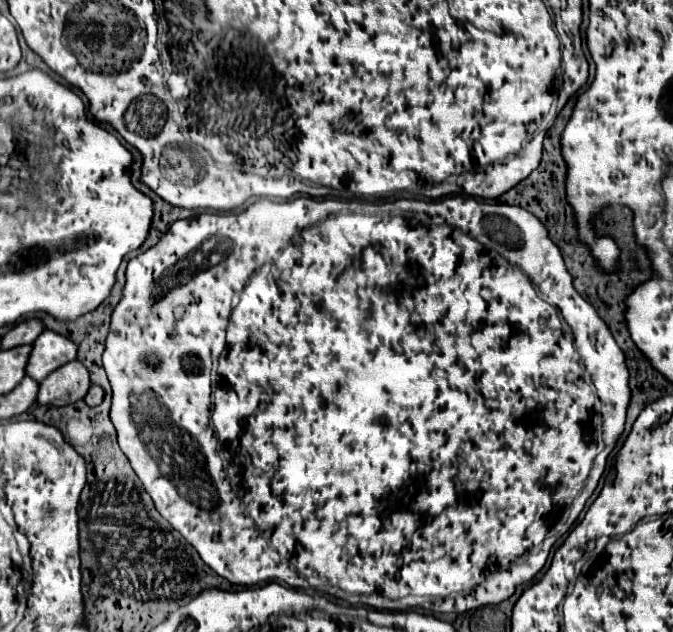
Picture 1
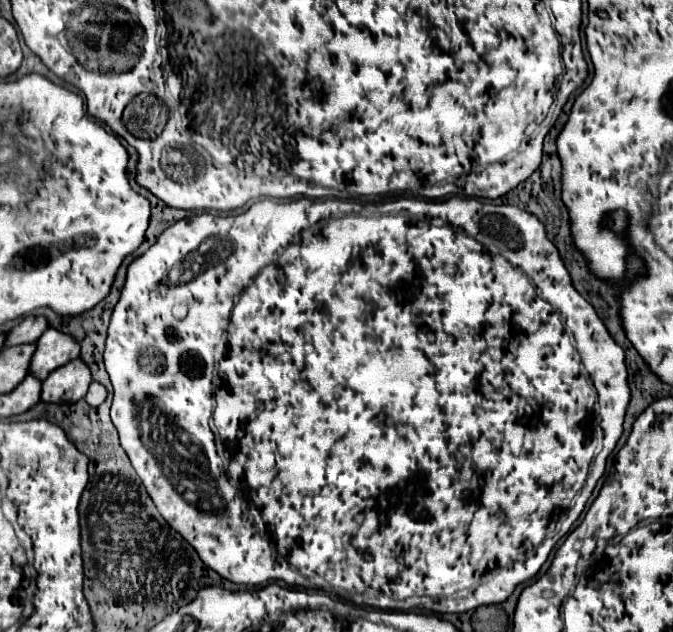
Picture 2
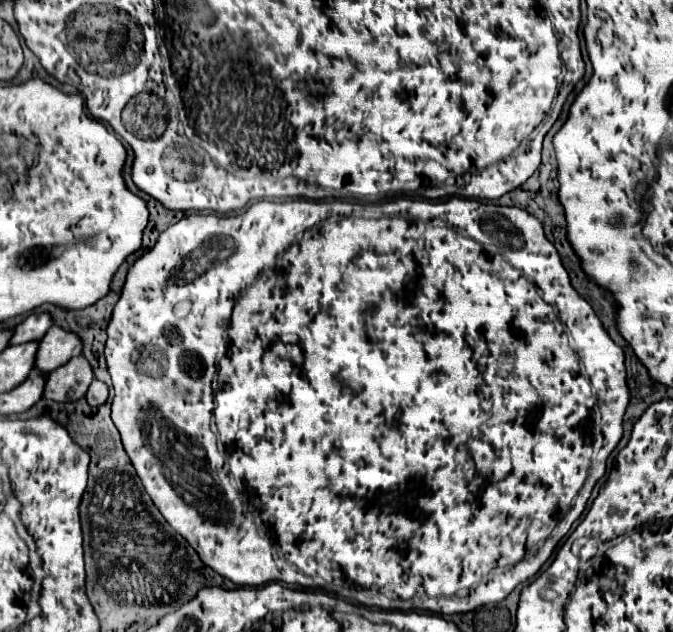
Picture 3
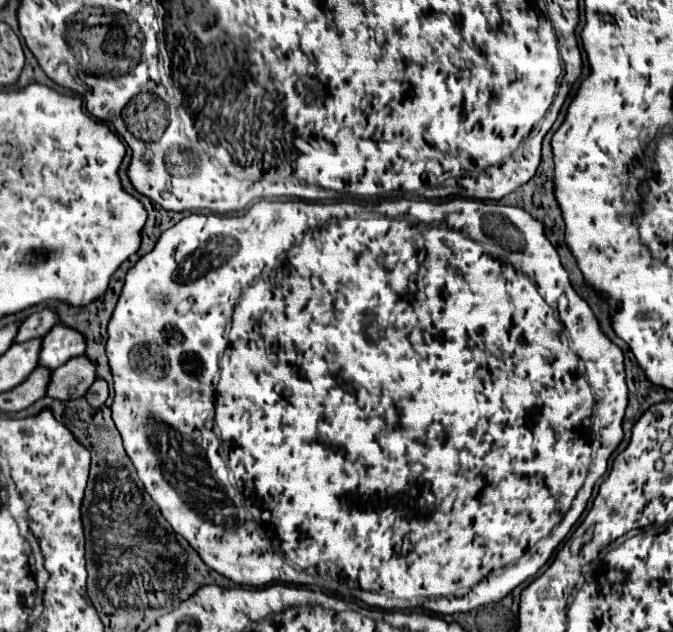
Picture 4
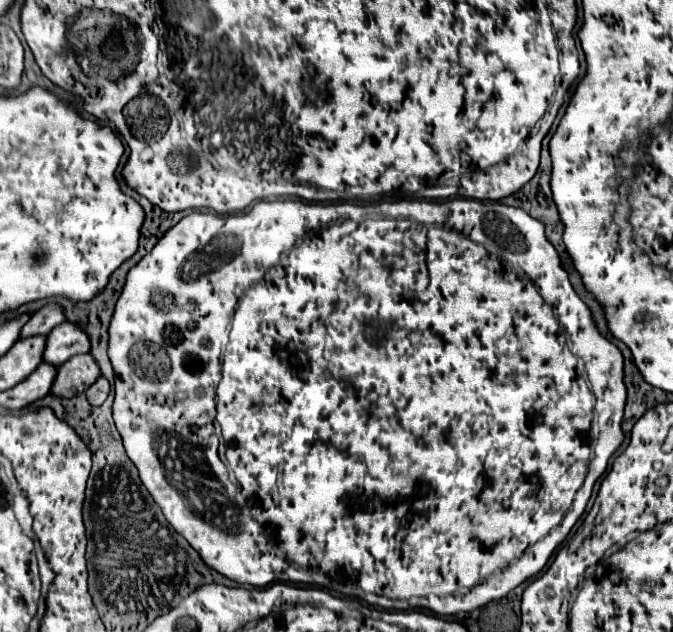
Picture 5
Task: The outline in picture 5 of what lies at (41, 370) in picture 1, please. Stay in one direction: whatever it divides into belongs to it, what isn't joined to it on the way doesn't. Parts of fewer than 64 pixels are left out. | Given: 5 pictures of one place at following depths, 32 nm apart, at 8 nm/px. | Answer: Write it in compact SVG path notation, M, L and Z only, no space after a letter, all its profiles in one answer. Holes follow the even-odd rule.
M64 322L46 336L46 348L42 354L42 362L60 366L72 356L86 354L88 350L90 350L90 340L86 332L82 332L80 326L72 322Z

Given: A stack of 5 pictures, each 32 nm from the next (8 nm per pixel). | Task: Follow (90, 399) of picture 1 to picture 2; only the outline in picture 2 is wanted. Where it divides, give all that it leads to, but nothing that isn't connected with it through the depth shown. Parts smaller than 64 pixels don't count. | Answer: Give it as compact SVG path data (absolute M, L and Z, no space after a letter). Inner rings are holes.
M92 382L90 390L86 394L86 402L90 406L100 406L104 400L106 400L106 388L102 384L98 384L98 382Z

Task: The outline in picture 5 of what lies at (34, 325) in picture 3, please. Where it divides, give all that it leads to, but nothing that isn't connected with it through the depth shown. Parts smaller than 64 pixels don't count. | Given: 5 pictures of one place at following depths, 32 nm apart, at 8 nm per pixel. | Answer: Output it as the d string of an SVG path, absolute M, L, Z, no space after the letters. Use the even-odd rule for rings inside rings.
M48 304L30 316L30 320L20 330L20 338L30 338L36 334L46 336L54 326L58 326L62 322L64 322L62 308L58 304Z

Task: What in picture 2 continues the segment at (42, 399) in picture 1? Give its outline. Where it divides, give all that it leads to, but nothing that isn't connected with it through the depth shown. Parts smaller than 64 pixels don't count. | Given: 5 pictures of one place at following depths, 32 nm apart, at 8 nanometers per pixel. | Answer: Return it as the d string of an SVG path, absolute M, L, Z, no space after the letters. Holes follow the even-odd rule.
M76 358L64 364L62 368L56 368L44 382L40 400L42 402L54 402L54 404L72 404L86 396L88 386L92 382L88 366Z

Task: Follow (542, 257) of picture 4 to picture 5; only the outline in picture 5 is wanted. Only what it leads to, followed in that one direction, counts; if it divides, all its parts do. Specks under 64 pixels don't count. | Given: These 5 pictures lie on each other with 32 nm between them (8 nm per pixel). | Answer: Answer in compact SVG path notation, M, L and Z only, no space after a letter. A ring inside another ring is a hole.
M294 194L286 196L274 196L274 198L260 198L262 202L252 202L240 212L230 214L218 214L210 208L199 208L184 216L176 226L172 226L126 276L124 290L116 302L114 316L110 320L110 340L108 340L108 358L114 368L114 390L116 398L112 404L114 422L116 428L124 440L124 448L128 458L138 468L140 480L154 498L154 502L160 506L166 520L172 524L172 528L182 534L188 544L200 554L200 558L220 572L222 576L234 580L242 586L256 586L264 588L272 582L294 582L294 584L306 584L306 586L318 586L332 590L340 596L352 596L360 598L372 606L380 606L386 610L408 610L408 608L426 608L434 614L456 614L456 612L470 612L474 608L480 608L492 600L504 598L508 592L512 592L516 586L520 586L526 578L536 576L552 556L552 552L564 542L572 526L578 522L578 518L584 514L584 508L590 500L594 482L604 474L610 456L618 450L618 446L624 440L622 434L622 416L624 416L624 404L626 404L626 386L624 386L624 358L616 344L606 340L592 318L590 308L578 298L574 292L568 272L562 268L560 256L556 248L548 242L544 234L544 226L534 220L530 214L526 214L522 208L504 206L498 202L480 202L480 200L468 200L468 198L454 198L446 202L430 202L430 200L400 200L400 202L382 202L382 204L370 204L370 206L354 206L354 204L310 204L318 200L276 200L276 202L264 202L264 200L275 200L281 197L297 197ZM154 296L170 296L170 306L162 310L154 304ZM224 350L224 358L220 364L220 352ZM222 368L222 378L220 378ZM294 380L294 382L290 382ZM296 384L296 386L294 386ZM388 394L388 400L386 400ZM388 404L388 406L386 406ZM594 414L598 416L598 432L592 436L592 420ZM214 420L220 426L220 434L226 444L226 464L218 456L218 440L214 432ZM228 470L234 474L234 482L228 476ZM238 486L238 488L236 488ZM244 492L244 496L242 496ZM246 498L246 500L244 500ZM308 576L318 578L308 578ZM322 576L322 578L320 578ZM406 600L406 602L404 602Z

